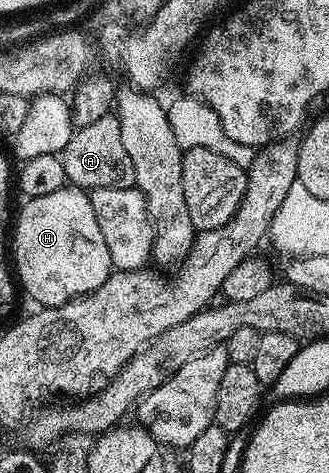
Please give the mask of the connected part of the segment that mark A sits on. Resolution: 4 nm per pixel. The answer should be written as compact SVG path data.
M114 113L101 116L101 120L93 124L78 127L72 133L69 144L65 144L61 157L68 183L80 190L90 192L97 188L125 188L134 183L133 164L129 160L129 152L125 152L125 144L121 144L119 119Z

